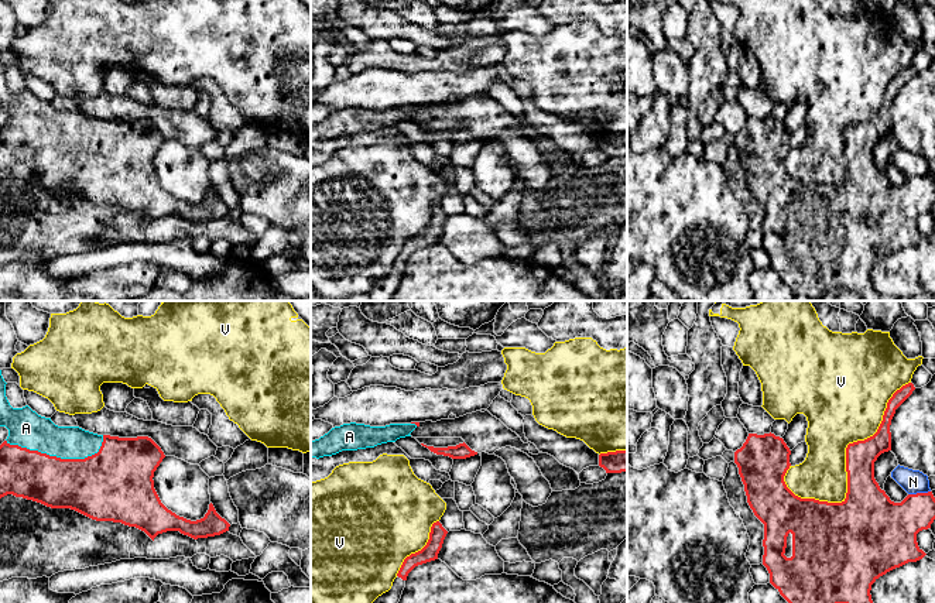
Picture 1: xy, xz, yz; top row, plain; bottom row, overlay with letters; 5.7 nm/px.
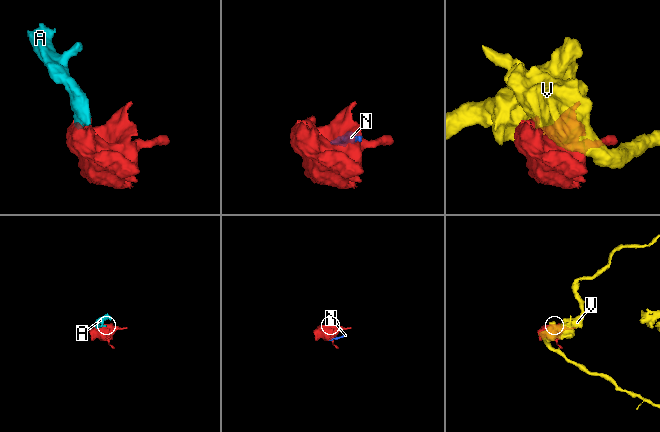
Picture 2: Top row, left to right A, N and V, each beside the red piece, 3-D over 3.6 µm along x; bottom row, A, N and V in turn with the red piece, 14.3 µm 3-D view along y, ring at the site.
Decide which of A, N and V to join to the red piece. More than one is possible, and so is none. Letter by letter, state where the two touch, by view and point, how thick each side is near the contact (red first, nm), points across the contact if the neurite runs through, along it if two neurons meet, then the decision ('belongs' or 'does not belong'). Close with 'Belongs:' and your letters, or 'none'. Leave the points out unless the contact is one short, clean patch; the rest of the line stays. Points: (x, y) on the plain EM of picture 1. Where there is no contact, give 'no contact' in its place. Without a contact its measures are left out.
A: xy (60, 141) | 340/200 nm | belongs
N: yz (918, 177) | 300/140 nm | does not belong
V: yz (846, 144) | 220/320 nm | does not belong
Belongs: A

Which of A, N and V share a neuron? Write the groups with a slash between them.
A / N / V

